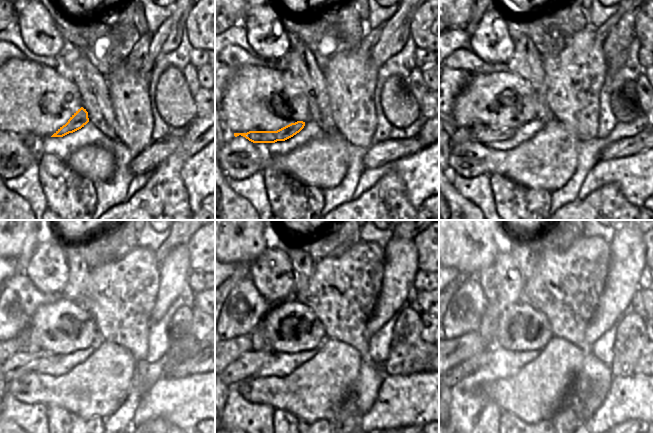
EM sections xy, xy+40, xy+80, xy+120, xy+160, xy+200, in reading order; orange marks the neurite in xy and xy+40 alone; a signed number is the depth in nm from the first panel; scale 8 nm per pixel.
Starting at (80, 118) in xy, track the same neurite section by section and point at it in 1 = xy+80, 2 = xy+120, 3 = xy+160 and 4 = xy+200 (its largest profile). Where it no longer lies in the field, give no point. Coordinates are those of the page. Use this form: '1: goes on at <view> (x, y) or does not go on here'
1: goes on at xy+80 (480, 133)
2: goes on at xy+120 (31, 357)
3: goes on at xy+160 (246, 365)
4: goes on at xy+200 (471, 365)

